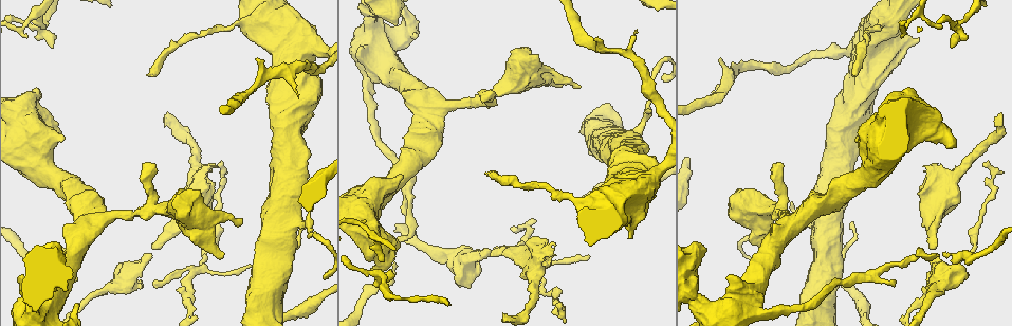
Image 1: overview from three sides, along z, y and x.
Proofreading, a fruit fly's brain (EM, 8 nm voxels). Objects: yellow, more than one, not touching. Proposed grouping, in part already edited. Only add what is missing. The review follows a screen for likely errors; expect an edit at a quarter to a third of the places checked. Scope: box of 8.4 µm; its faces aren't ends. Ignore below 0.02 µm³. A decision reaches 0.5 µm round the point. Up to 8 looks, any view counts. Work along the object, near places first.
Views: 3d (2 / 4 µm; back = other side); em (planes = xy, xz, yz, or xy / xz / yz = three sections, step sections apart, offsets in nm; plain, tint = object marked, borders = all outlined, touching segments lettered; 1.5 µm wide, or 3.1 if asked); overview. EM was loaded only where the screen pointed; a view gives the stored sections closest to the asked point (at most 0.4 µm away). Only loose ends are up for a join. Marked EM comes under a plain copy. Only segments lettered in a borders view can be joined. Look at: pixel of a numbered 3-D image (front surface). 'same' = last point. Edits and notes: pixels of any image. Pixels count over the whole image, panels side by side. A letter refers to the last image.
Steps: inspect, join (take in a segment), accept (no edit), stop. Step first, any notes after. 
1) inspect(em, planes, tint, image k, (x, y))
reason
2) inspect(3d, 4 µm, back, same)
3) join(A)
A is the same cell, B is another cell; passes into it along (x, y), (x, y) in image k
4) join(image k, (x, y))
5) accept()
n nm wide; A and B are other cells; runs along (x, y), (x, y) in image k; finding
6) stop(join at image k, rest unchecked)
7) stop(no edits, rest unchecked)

inspect(3d, 4 µm, image 1, (241, 224))
free end

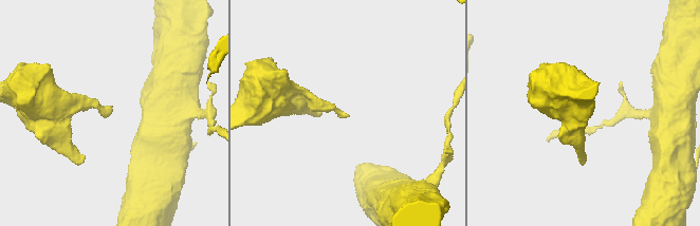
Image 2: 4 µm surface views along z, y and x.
inspect(em, xz, step 8, borders, image 2, (348, 116))
need the tissue

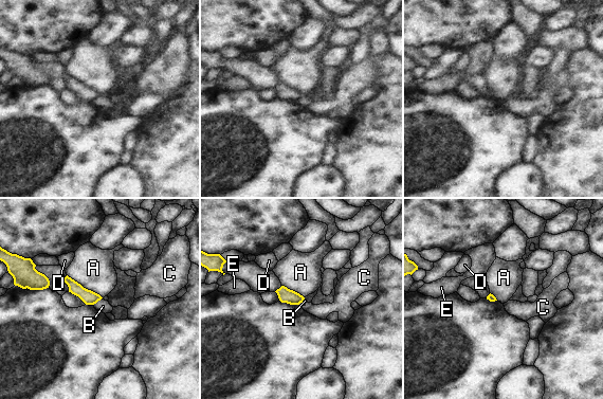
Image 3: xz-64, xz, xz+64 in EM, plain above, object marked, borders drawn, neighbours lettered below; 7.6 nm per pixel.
accept()
A, B, C, D and E are other cells; border along (102, 297), (93, 305) in image 3; no lettered segment goes on from it

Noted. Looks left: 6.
inspect(em, xz, step 8, borders, image 1, (631, 237))
branch stops here

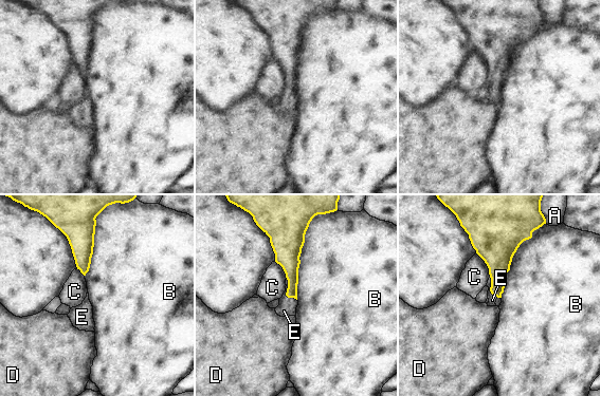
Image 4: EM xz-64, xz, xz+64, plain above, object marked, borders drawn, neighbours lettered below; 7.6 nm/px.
inspect(em, yz, step 4, borders, same)

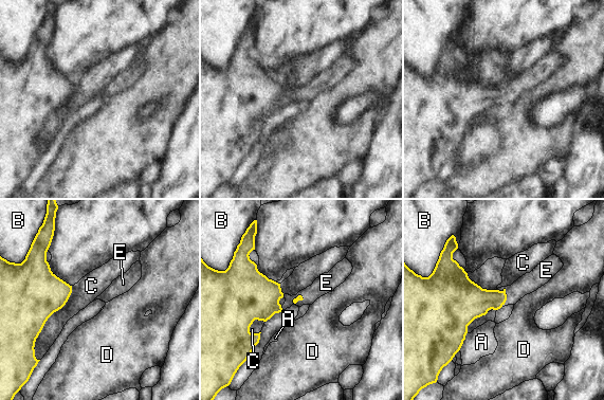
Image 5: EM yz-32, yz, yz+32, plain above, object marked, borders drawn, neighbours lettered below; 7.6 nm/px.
join(E)
E is the same cell, A, B, C and D are other cells; passes into it along (474, 302), (506, 297), (529, 283) in image 5; the cell continues

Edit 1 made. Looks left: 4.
inspect(overview)

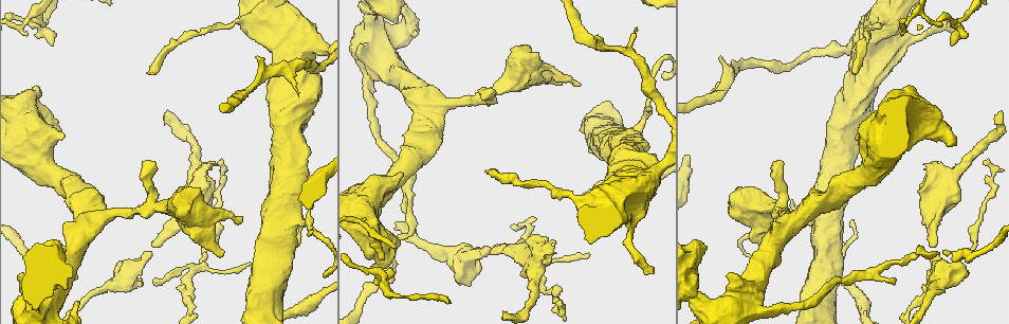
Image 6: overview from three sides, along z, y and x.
inspect(em, planes, borders, image 6, (857, 133))
branch stops here

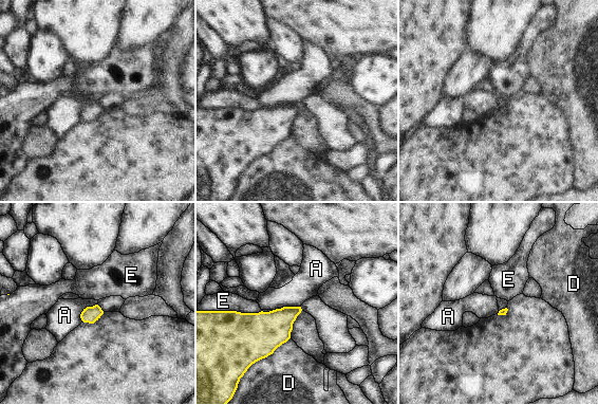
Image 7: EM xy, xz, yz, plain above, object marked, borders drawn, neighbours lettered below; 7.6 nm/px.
accept()
A, D and E are other cells; none of them fits

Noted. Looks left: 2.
stop(join at image 5, rest unchecked)

